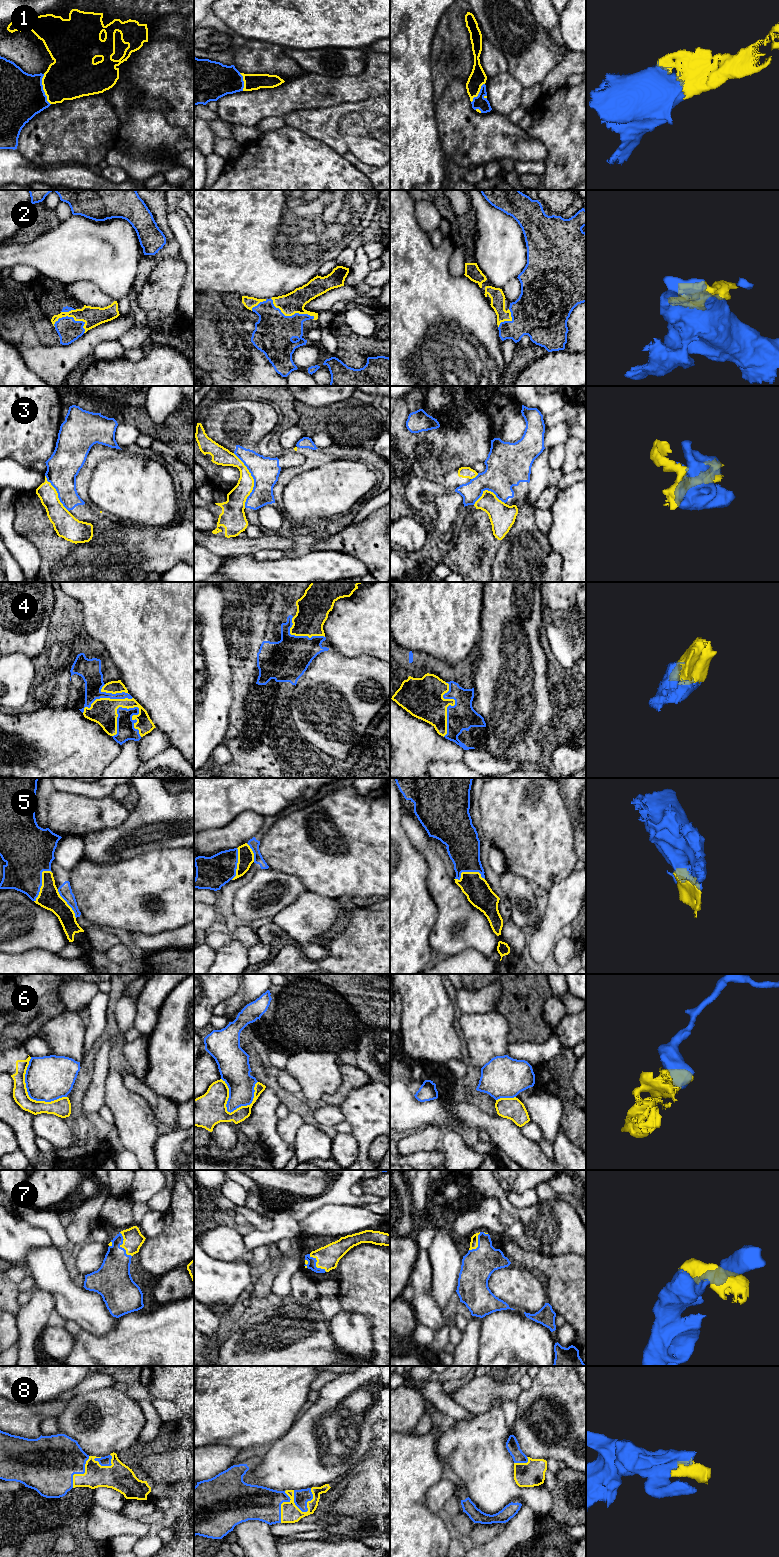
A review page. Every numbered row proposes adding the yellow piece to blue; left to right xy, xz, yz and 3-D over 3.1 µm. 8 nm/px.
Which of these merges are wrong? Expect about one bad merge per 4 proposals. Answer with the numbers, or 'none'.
3, 6

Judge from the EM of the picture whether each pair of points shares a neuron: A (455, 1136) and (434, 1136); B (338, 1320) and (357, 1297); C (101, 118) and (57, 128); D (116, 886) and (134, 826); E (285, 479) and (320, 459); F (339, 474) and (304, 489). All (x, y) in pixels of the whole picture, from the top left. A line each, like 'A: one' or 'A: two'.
A: two
B: two
C: one
D: two
E: one
F: one

